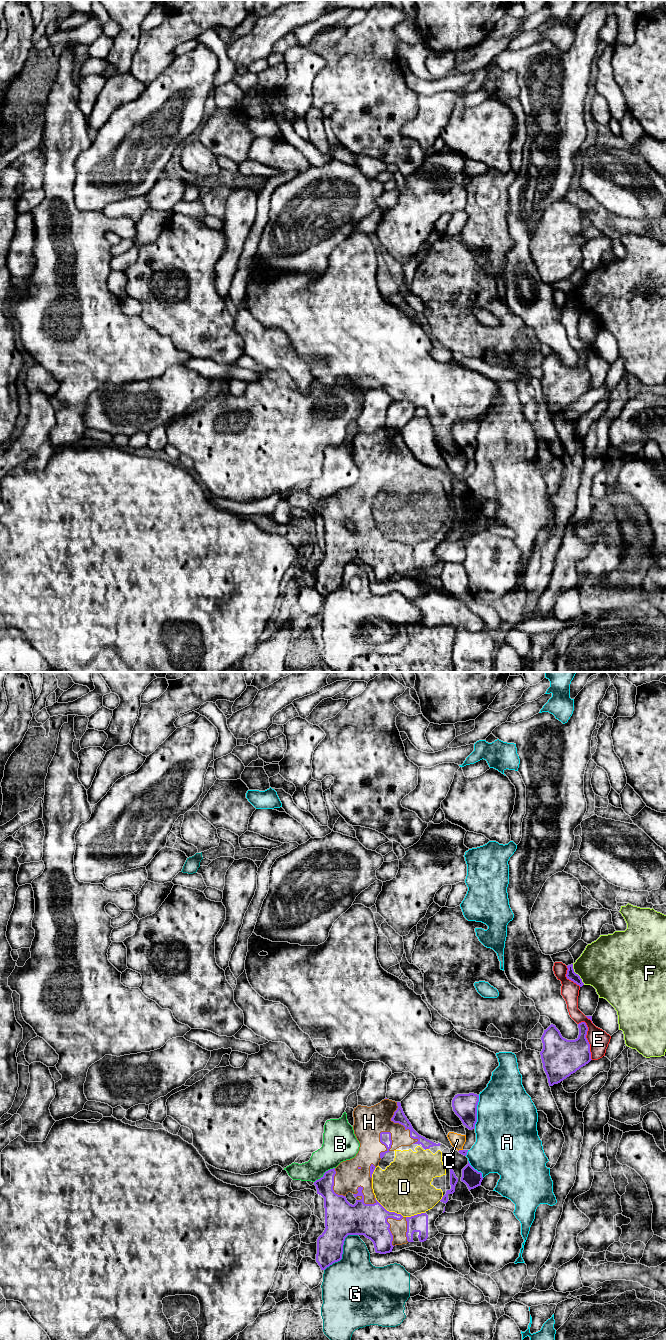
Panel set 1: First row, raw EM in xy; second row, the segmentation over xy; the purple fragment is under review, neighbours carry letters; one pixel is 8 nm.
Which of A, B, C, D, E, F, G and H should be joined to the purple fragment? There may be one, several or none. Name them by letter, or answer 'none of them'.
D, H

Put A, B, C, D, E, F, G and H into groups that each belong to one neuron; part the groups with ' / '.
A / B / C / D H / E / F / G

